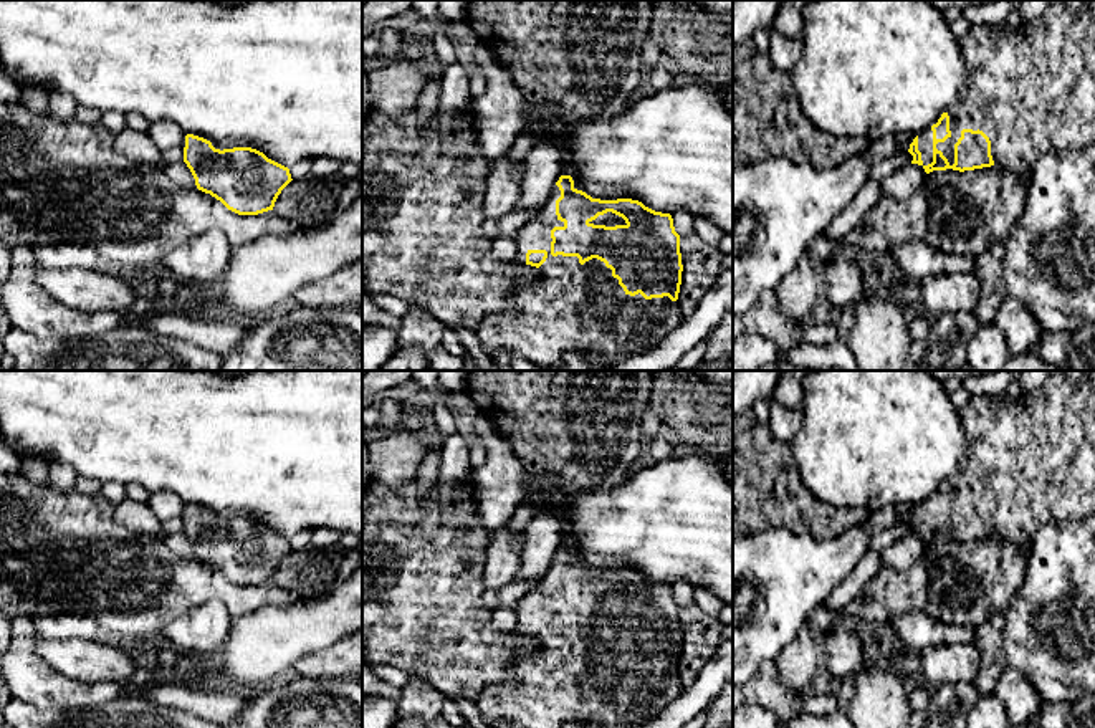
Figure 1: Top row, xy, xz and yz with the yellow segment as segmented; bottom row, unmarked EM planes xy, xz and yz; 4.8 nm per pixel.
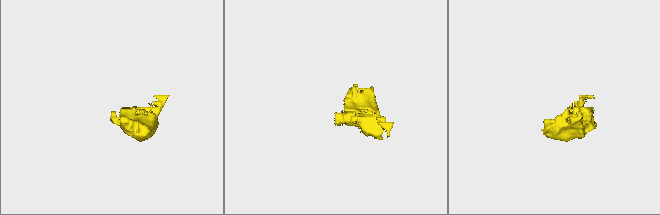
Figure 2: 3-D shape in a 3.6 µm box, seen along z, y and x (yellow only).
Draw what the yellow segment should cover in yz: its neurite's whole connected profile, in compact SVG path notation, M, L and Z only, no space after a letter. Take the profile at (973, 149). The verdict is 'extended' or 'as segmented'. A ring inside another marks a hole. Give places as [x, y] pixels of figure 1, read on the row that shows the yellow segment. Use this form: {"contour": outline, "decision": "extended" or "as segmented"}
{"contour": "M1060 0L1059 3L1049 5L1039 18L1021 22L1017 26L973 23L968 33L959 38L959 46L966 63L966 79L961 84L959 98L946 113L941 114L936 124L913 139L908 149L913 156L911 164L921 165L926 174L946 169L964 172L997 165L1016 175L1029 177L1035 162L1044 154L1062 147L1080 149L1095 141L1095 20L1090 5L1082 0Z", "decision": "extended"}

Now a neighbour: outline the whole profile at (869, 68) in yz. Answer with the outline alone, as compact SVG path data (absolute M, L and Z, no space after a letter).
M810 0L802 12L802 56L791 71L804 114L837 137L877 141L890 134L921 134L959 98L966 63L959 40L941 10L928 0Z

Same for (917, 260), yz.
M921 242L900 243L890 255L915 285L930 275L974 273L978 263L974 256L944 253Z

